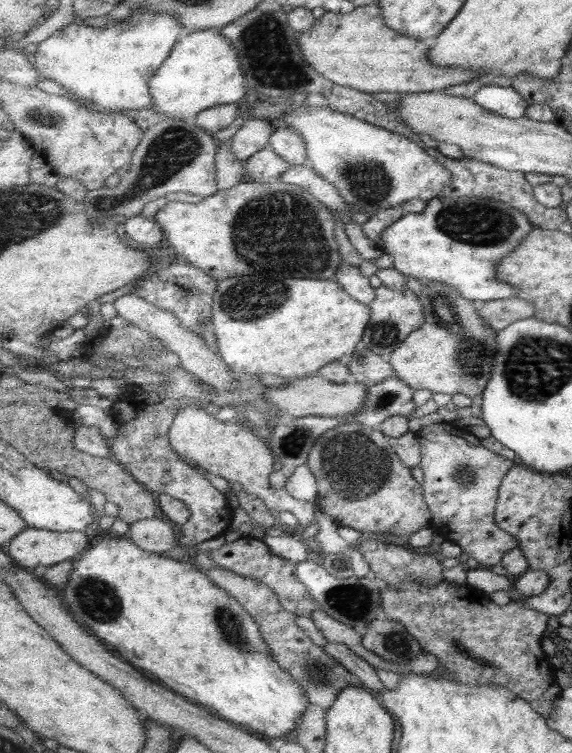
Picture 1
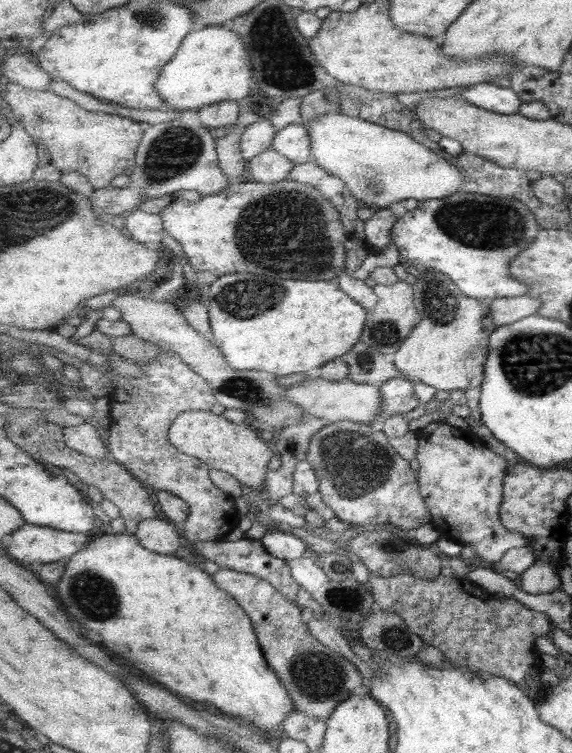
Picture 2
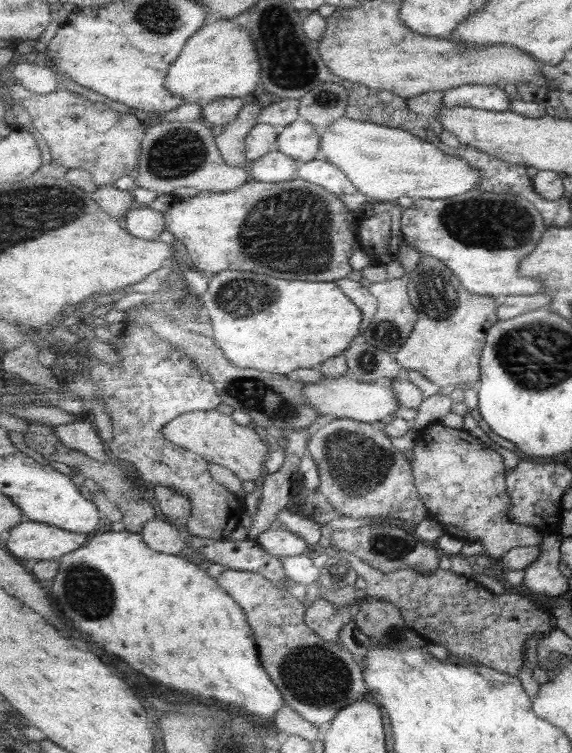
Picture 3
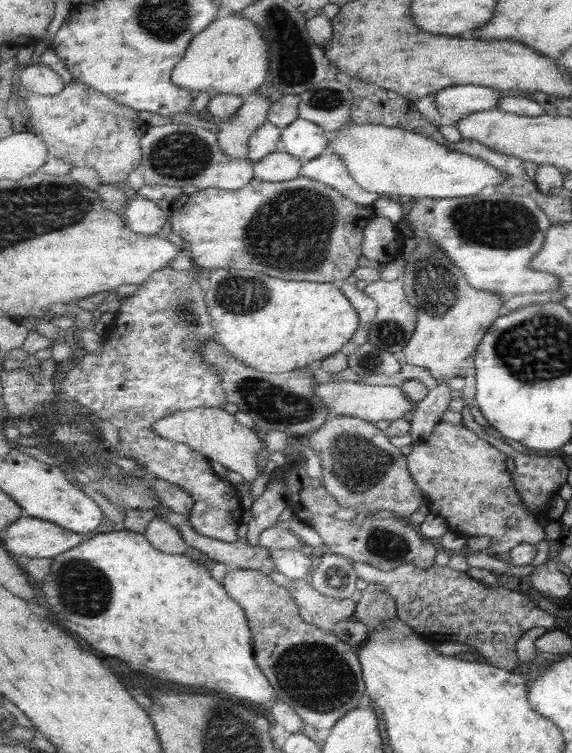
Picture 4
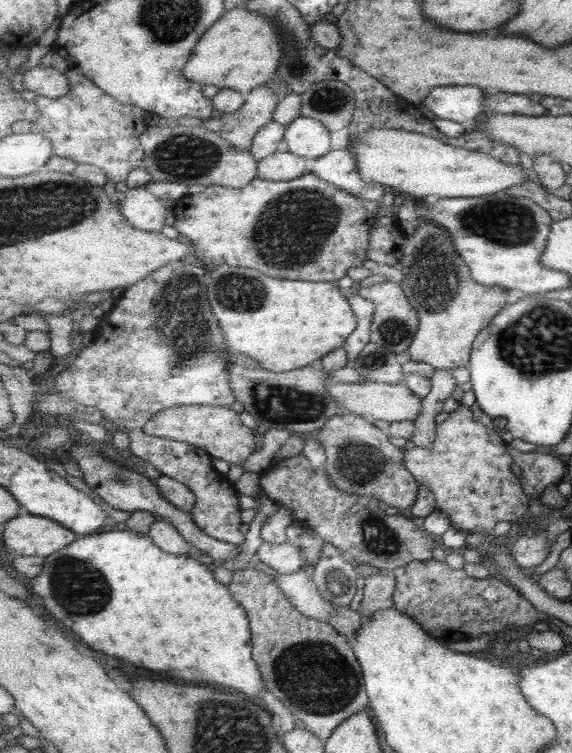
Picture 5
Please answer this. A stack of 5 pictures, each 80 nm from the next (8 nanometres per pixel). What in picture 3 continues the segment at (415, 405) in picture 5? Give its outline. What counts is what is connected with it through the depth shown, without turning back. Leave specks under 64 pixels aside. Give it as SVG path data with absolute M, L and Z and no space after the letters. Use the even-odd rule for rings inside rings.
M346 375L340 379L325 377L314 383L306 383L302 392L309 404L321 415L331 414L335 419L350 418L361 422L379 422L383 418L394 418L393 412L399 410L400 402L396 391L380 382L368 383L358 381L353 375Z

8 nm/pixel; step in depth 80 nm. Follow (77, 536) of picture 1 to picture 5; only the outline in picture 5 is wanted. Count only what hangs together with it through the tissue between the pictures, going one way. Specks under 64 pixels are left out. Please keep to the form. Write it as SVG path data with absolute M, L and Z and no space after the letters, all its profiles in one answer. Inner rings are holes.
M26 511L8 520L3 533L10 553L43 557L73 544L77 536L58 521Z

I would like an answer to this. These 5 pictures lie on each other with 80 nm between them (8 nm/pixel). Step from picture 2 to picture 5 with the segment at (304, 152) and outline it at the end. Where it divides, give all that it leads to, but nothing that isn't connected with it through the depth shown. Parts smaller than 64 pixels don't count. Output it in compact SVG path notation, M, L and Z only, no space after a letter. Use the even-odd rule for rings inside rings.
M302 116L287 127L287 150L307 160L307 171L319 157L332 152L331 131L320 120Z

